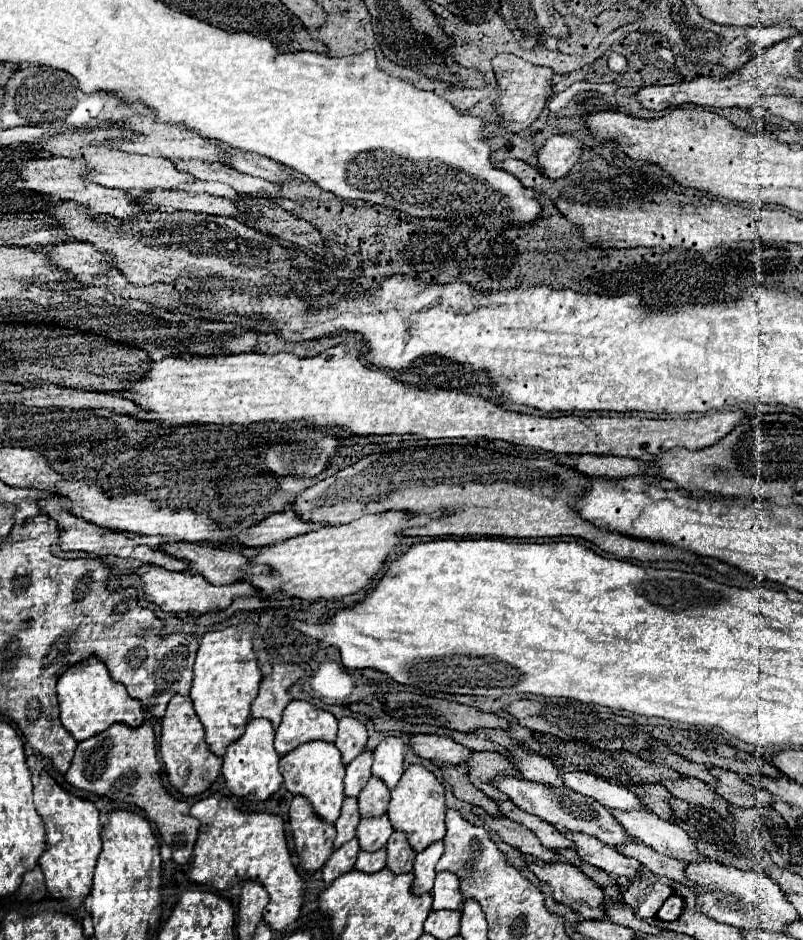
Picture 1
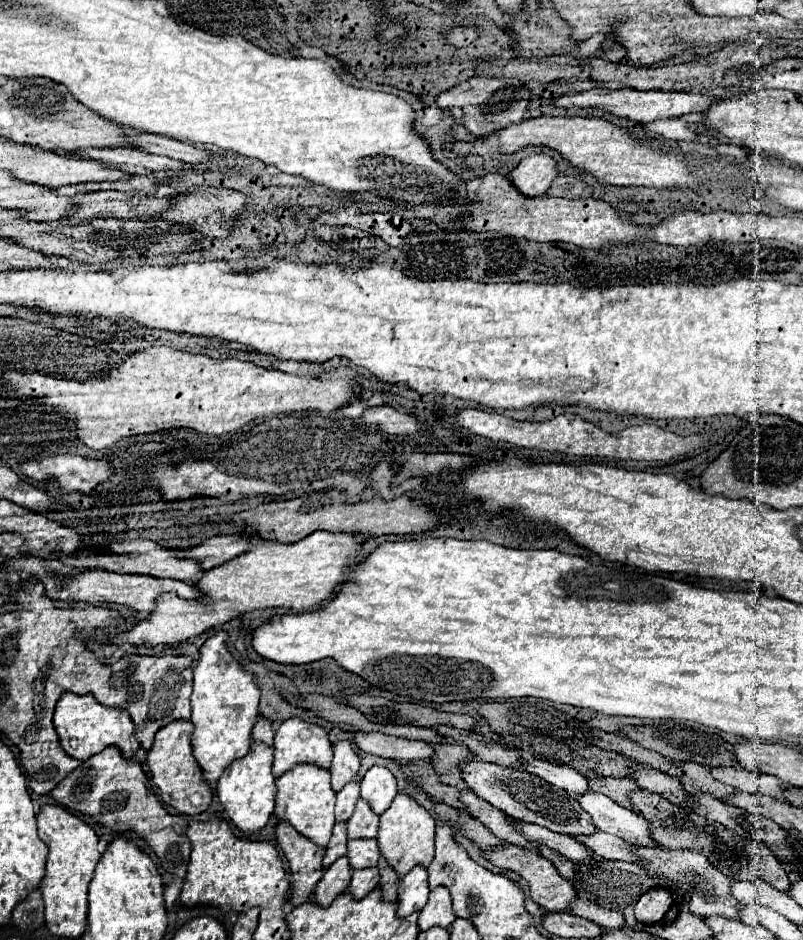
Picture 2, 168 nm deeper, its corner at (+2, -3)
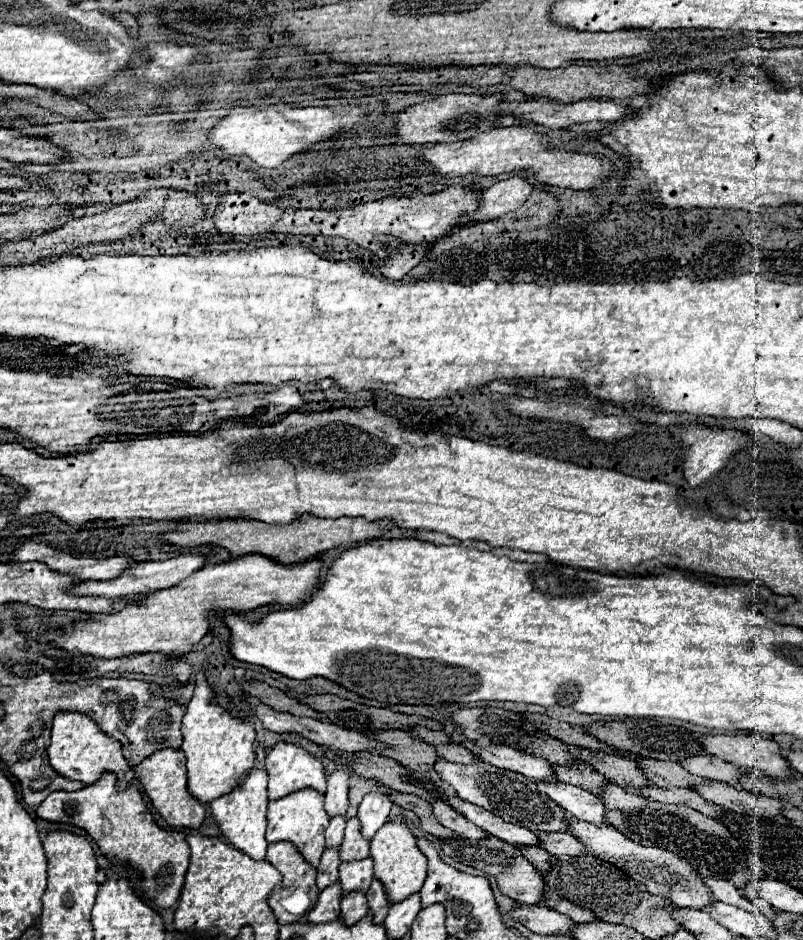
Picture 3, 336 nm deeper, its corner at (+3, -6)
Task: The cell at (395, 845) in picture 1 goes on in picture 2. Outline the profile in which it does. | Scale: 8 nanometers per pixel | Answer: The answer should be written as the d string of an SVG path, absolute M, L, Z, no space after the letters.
M385 857L379 859L379 871L381 871L381 881L379 885L383 887L383 899L385 901L395 901L397 899L397 889L401 883L401 877L397 875L397 871L387 863Z

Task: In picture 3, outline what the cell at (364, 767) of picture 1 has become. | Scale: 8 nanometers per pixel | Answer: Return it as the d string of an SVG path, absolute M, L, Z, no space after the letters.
M336 816L336 818L330 820L330 826L324 832L324 836L326 836L326 848L338 848L342 844L344 824L346 824L346 818L342 818L342 816Z

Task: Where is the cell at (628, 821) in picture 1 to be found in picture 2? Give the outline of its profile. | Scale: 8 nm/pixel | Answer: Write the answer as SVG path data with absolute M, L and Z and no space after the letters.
M585 793L577 797L577 801L593 817L593 823L599 831L617 835L631 845L659 847L651 837L651 823L635 811L621 807L601 793Z

